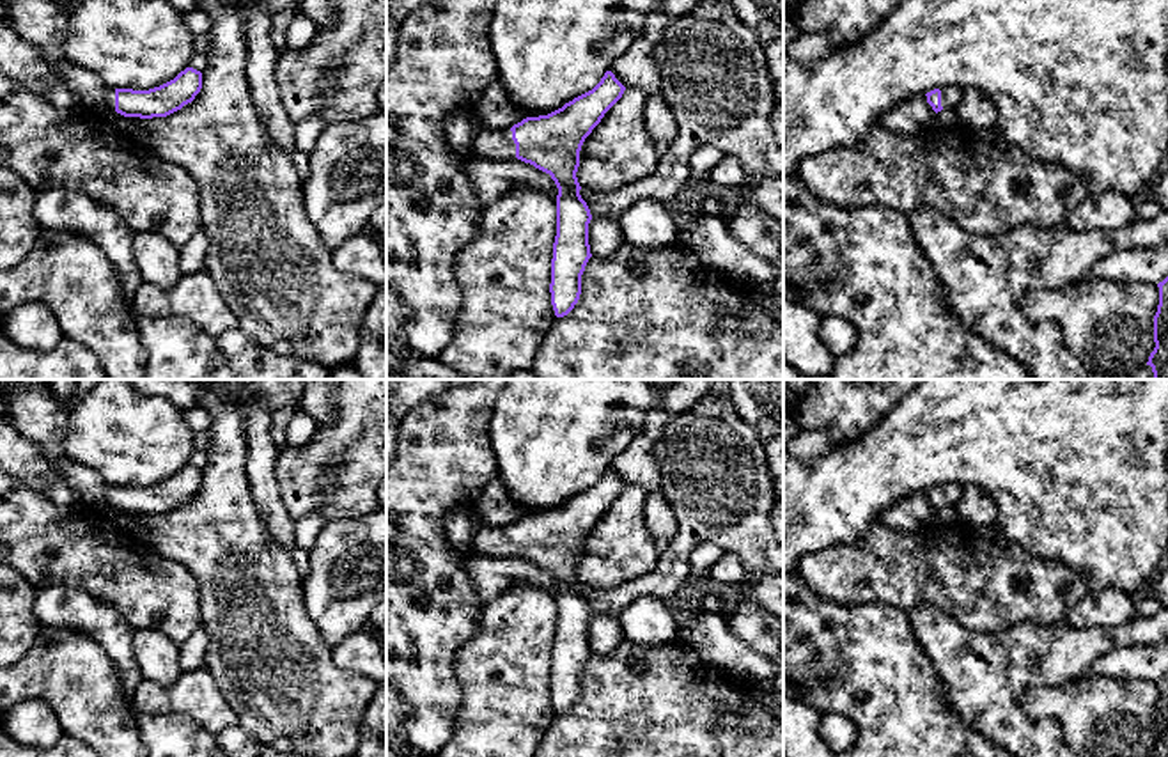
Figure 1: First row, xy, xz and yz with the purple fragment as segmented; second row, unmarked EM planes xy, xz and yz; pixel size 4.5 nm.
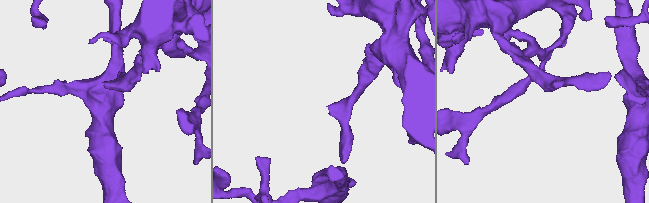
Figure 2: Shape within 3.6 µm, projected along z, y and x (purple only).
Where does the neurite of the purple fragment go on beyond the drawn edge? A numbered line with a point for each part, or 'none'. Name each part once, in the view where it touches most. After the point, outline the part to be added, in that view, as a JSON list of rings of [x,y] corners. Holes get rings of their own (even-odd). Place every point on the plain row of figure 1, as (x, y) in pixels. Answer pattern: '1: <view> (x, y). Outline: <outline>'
1: xz (493, 541). Outline: [[[477,525],[471,548],[486,557],[516,555],[516,541],[510,527]]]

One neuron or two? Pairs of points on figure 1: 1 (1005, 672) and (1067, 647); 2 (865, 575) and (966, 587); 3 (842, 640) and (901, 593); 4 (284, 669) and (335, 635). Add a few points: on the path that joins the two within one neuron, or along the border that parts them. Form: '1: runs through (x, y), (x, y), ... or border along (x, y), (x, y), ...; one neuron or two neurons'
1: runs through (1021, 656), (1051, 655); one neuron
2: runs through (890, 575), (942, 575); one neuron
3: border along (844, 603), (887, 603), (908, 616); two neurons
4: border along (305, 605), (305, 614), (319, 637), (332, 647); two neurons

